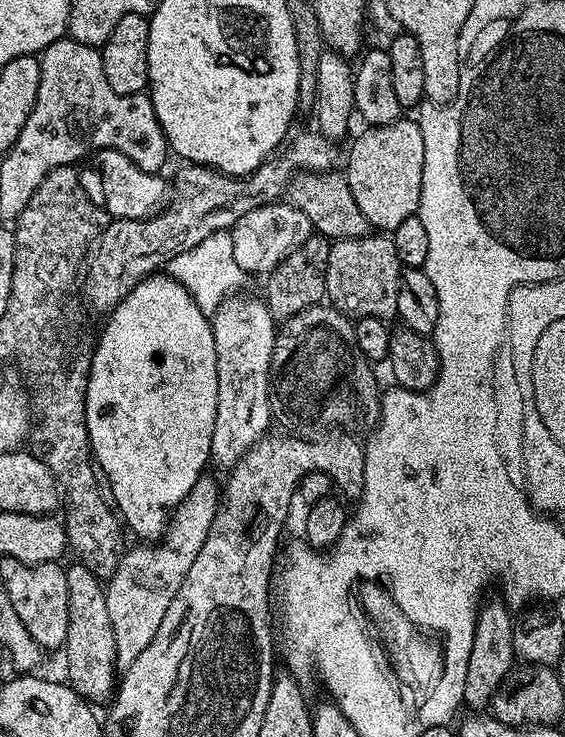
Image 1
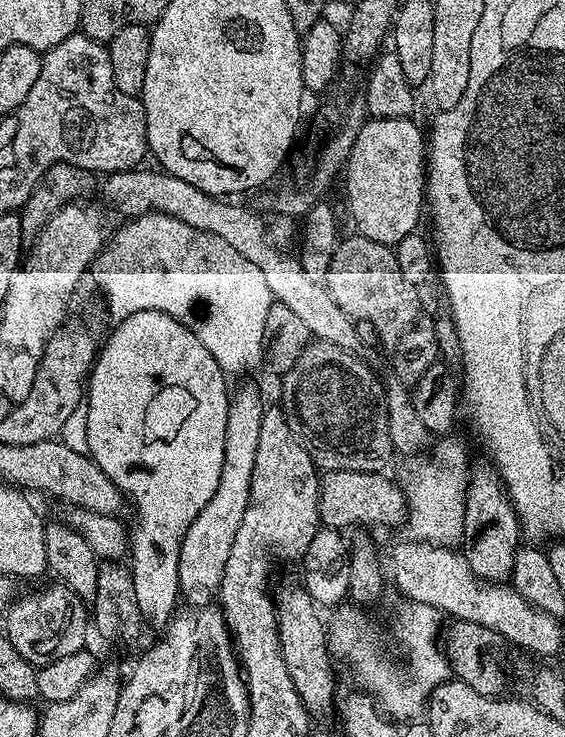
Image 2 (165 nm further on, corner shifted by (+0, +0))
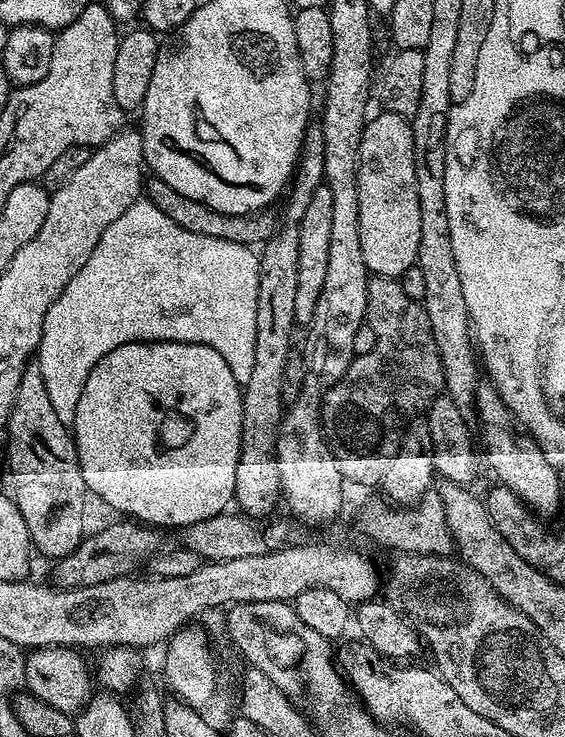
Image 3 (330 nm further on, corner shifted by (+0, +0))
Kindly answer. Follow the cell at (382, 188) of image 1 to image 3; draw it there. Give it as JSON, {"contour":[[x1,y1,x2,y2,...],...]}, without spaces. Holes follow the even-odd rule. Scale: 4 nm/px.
{"contour":[[377,111,376,117,364,125,358,150,358,234,362,237,362,258,373,277,398,278,412,268,418,258,420,241,420,211,418,211,418,182,414,178,414,134,405,117]]}

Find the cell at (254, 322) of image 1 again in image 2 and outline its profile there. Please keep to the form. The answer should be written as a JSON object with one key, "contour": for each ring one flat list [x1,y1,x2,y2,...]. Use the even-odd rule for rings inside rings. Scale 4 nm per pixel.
{"contour":[[244,388,240,393,231,397,228,405,228,417,226,418,226,454,222,462,222,478,218,480,218,490,214,492,214,498,210,498,210,502,202,510,202,514,198,514,198,518,194,518,194,522,186,530,186,534,180,543,180,561,178,562,178,578,180,579,180,590,185,597,189,596,192,602,208,602,213,599,214,593,219,589,222,582,222,574,226,570,226,558,230,558,230,546,234,546,234,534,238,534,238,526,242,526,242,518,248,509,248,499,250,498,250,486,252,485,252,475,254,474,254,462,258,458,258,436,262,431,262,418,264,417,265,401,260,401,260,396,252,388]]}

